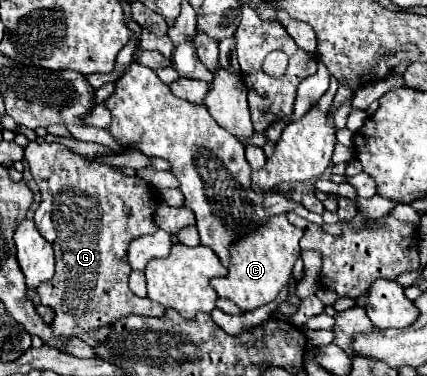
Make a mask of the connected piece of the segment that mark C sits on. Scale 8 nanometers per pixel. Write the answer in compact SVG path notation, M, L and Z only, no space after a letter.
M285 215L269 217L261 229L251 233L249 237L239 239L231 247L231 267L227 277L213 279L211 285L219 297L233 301L241 311L253 311L265 303L271 303L281 289L289 285L291 271L295 261L299 259L301 247L299 239L303 231L287 221Z

